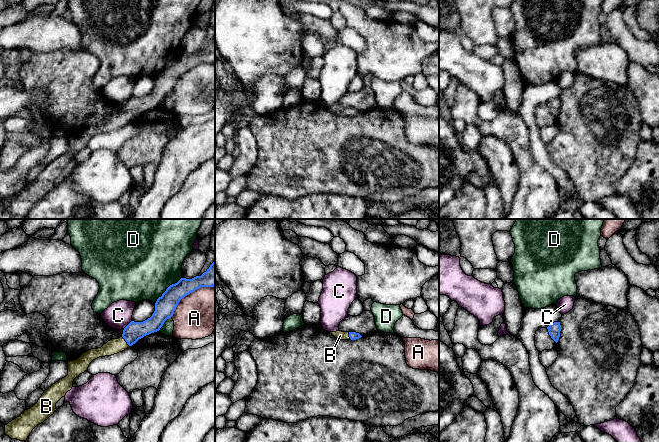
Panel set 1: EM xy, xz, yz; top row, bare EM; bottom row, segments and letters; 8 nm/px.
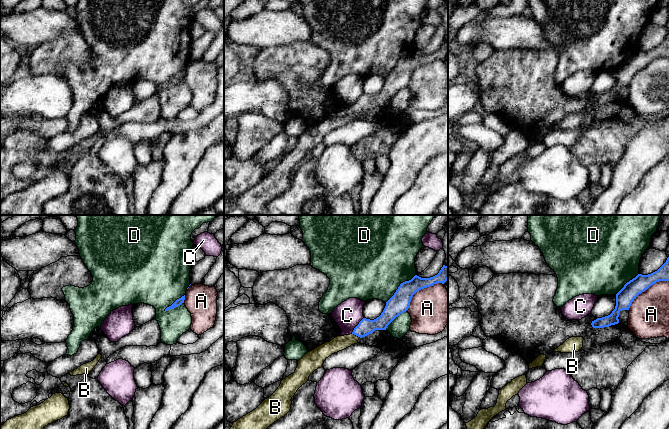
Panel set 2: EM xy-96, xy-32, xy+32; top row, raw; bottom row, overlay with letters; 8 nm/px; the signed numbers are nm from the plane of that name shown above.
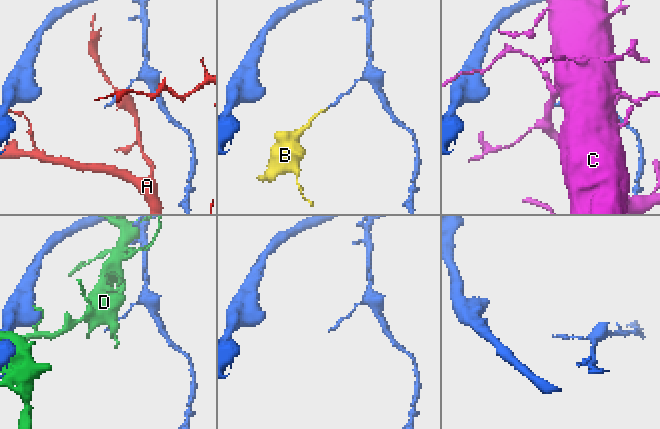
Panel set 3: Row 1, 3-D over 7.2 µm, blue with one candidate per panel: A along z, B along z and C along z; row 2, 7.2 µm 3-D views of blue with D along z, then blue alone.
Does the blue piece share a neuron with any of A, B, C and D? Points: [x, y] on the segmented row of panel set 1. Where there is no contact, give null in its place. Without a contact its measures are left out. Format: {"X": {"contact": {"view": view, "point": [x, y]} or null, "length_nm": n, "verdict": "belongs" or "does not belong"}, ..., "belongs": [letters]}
{"A": {"contact": {"view": "xy", "point": [188, 294]}, "length_nm": 420, "verdict": "does not belong"}, "B": {"contact": {"view": "xy", "point": [125, 340]}, "length_nm": 110, "verdict": "belongs"}, "C": {"contact": {"view": "xy", "point": [128, 324]}, "length_nm": 100, "verdict": "does not belong"}, "D": {"contact": {"view": "xy", "point": [167, 288]}, "length_nm": 300, "verdict": "does not belong"}, "belongs": ["B"]}

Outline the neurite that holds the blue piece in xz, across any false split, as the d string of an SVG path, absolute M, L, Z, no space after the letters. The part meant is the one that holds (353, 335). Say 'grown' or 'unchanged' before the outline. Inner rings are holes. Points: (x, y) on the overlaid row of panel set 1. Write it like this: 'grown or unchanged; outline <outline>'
grown; outline M336 331L336 332L328 332L328 333L332 334L335 338L339 340L356 340L362 337L359 333L356 332Z

